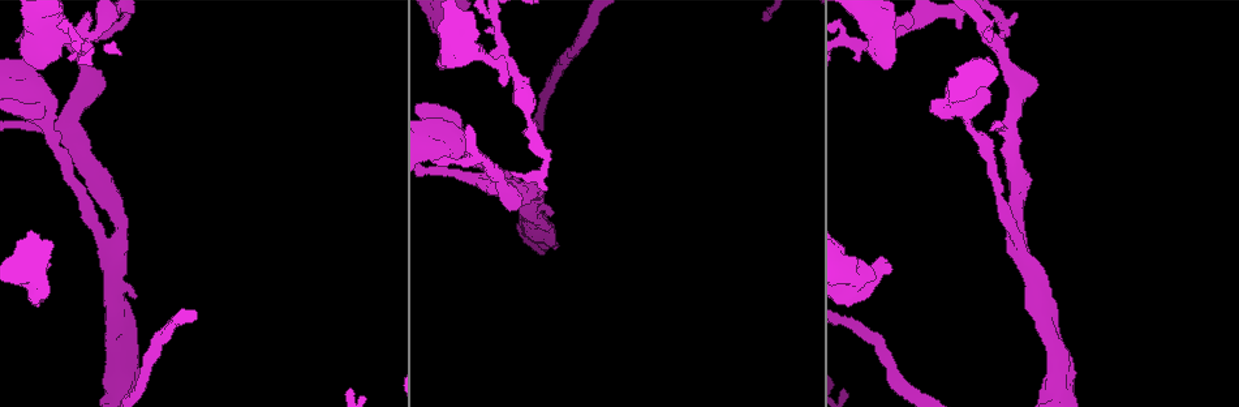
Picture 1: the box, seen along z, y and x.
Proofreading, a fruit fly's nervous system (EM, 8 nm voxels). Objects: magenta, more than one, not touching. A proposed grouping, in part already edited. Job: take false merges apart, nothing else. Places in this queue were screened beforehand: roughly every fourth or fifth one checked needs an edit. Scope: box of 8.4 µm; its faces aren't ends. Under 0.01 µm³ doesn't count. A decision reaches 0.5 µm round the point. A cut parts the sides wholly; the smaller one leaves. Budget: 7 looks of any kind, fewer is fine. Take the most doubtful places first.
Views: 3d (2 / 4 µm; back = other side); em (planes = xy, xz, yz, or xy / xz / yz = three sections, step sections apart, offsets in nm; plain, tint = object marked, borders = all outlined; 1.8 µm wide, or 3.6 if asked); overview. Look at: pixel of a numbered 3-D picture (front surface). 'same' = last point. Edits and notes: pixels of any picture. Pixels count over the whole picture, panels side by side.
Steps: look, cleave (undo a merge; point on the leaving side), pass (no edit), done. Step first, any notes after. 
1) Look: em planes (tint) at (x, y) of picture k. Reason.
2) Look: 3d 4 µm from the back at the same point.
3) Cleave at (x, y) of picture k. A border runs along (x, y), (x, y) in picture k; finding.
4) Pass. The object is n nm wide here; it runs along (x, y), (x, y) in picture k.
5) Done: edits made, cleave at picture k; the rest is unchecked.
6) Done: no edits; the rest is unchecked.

Look: 3d 4 µm at (78, 33) of picture 1. Sudden change in width.

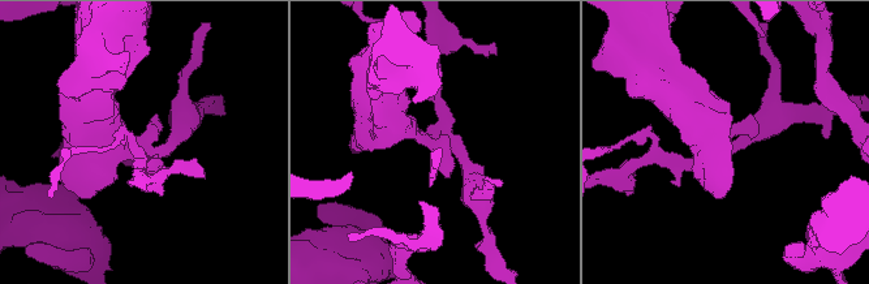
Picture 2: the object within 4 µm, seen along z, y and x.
Look: em 3.6 µm planes (plain) at (433, 143) of picture 2. Need the tissue.

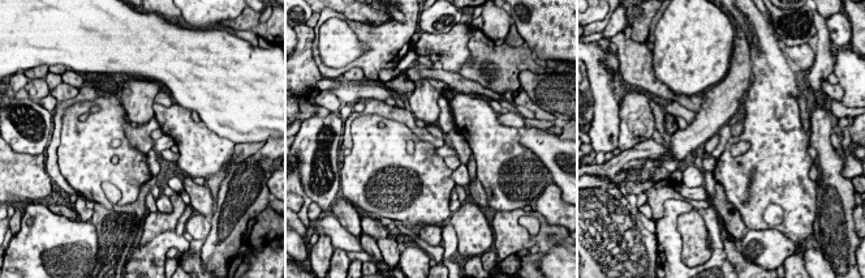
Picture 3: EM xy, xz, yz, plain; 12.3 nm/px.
Look: em 3.6 µm planes (borders) at the same point.

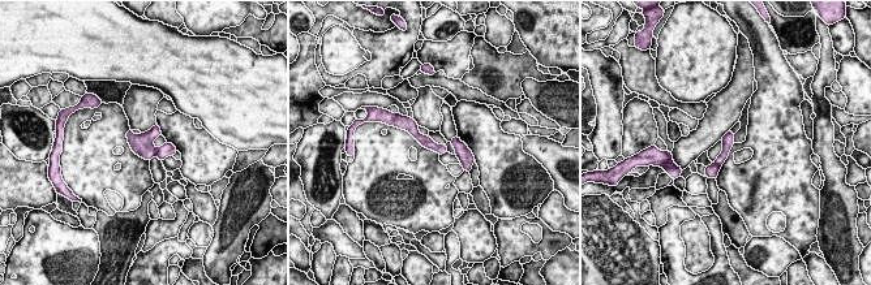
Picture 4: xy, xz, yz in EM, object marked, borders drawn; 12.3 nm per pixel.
Cleave at (167, 150) of picture 4. The object is 160 nm wide here; a second neuron is stuck on.

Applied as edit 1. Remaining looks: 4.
Look: overview.

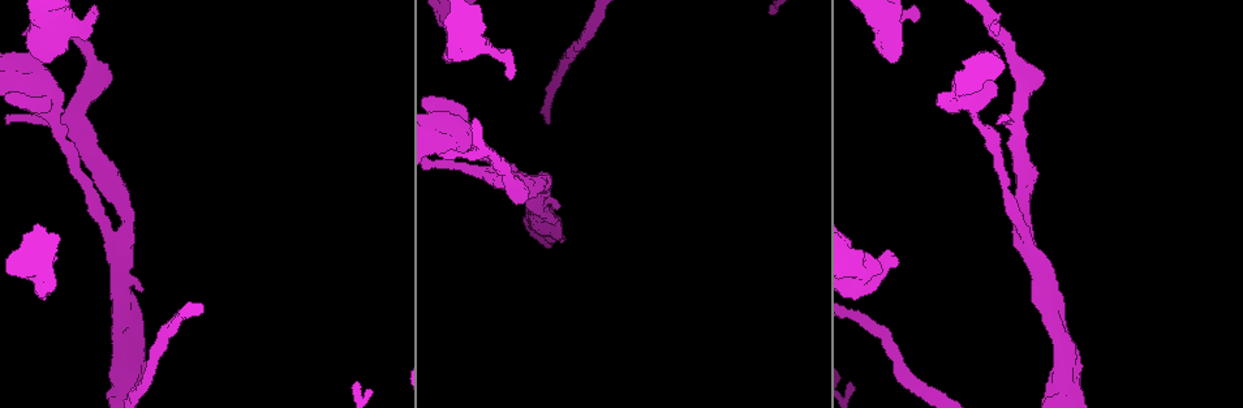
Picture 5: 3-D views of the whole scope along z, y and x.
Look: 3d 4 µm at (124, 234) of picture 5. Side arm on a straight run.

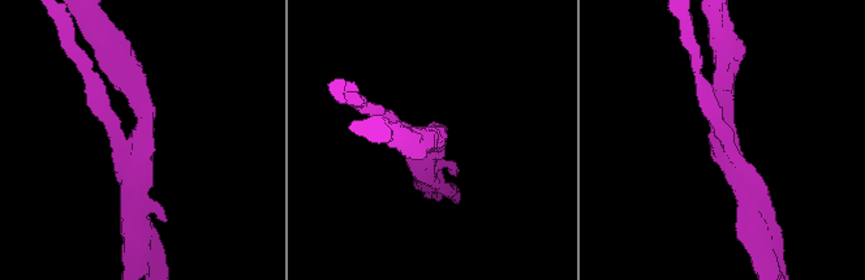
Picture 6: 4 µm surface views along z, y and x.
Look: em planes (borders) at (725, 137) of picture 6.

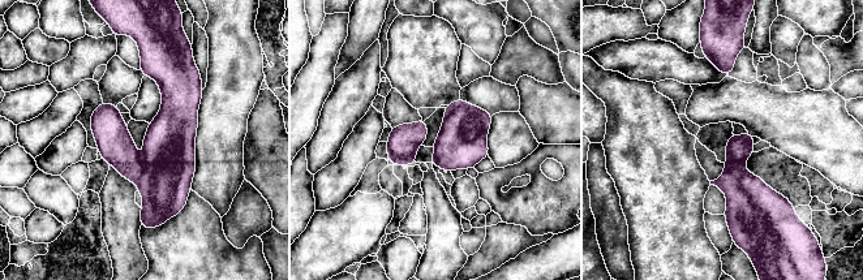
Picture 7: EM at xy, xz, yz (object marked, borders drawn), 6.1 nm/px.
Cleave at (780, 212) of picture 7. A border runs along (745, 169), (739, 186), (768, 220) in picture 7; a second neuron is stuck on.

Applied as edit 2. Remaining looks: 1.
Done: edits made, cleave at picture 4, cleave at picture 7; the rest is unchecked.

